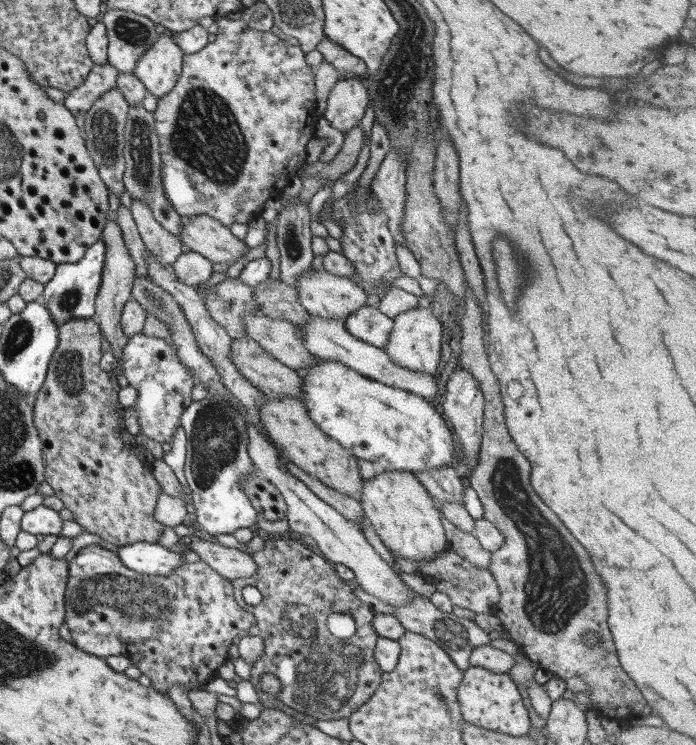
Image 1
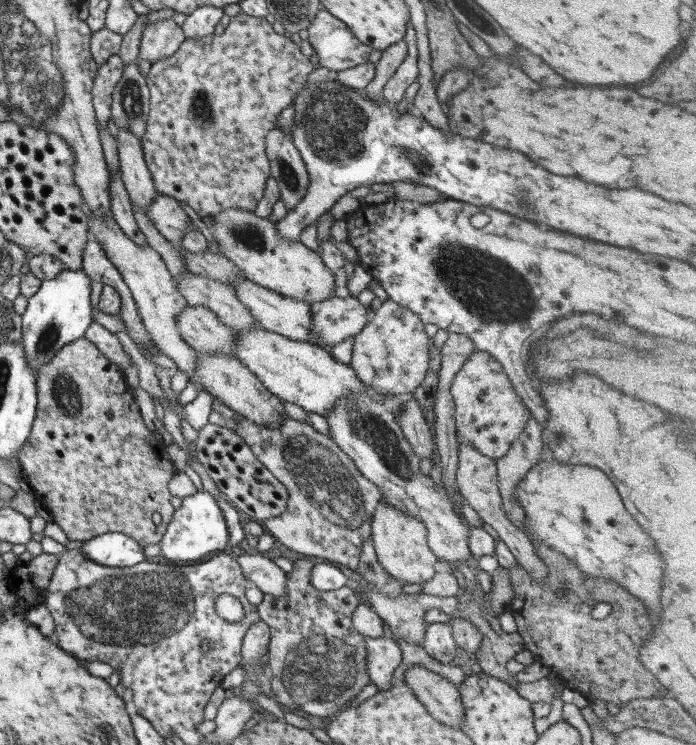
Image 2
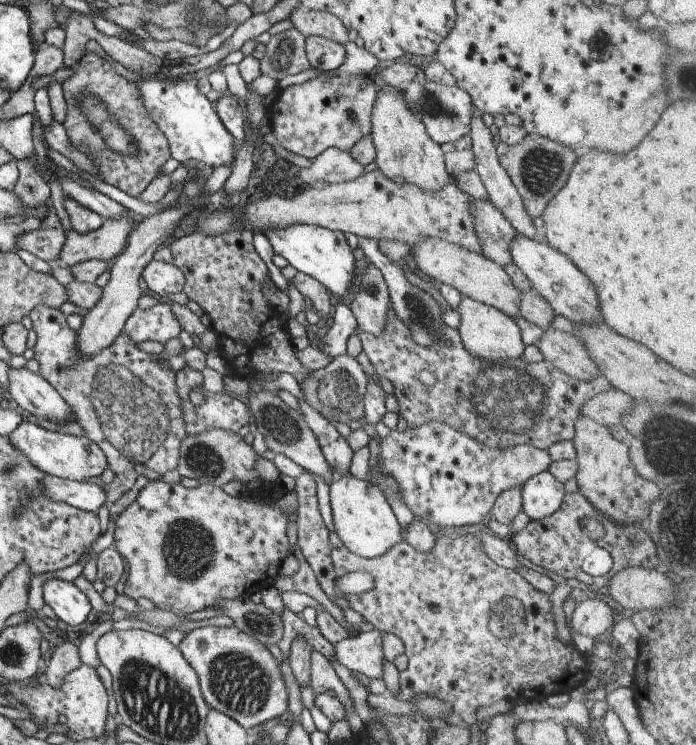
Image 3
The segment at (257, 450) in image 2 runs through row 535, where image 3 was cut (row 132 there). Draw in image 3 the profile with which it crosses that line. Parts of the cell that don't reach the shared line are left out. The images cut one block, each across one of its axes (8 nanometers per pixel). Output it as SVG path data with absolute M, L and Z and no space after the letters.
M362 76L314 77L281 89L264 113L277 143L311 161L330 147L349 152L361 138L370 135L370 115L376 95L377 88L364 82Z

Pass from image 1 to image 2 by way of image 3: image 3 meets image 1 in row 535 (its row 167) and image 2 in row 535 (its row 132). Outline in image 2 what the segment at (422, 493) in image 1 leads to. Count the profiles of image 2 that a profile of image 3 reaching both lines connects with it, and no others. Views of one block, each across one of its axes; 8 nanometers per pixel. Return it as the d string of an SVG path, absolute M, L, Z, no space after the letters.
M378 501L370 520L370 542L372 543L375 558L385 572L403 584L422 585L434 575L433 563L437 561L429 550L426 542L426 532L421 521L413 516L390 507L387 503Z

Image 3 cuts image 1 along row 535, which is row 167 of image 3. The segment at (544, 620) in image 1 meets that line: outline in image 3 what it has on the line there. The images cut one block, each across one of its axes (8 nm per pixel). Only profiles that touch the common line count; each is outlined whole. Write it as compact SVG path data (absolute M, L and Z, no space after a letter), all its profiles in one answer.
M530 133L518 144L499 143L495 150L498 164L519 194L523 209L531 220L540 217L547 202L562 188L576 158L568 147Z

